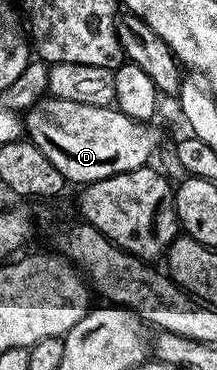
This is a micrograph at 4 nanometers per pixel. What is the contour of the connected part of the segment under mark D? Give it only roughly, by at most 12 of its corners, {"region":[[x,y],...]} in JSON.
{"region":[[46,96],[28,141],[88,184],[150,165],[161,134],[113,106]]}

